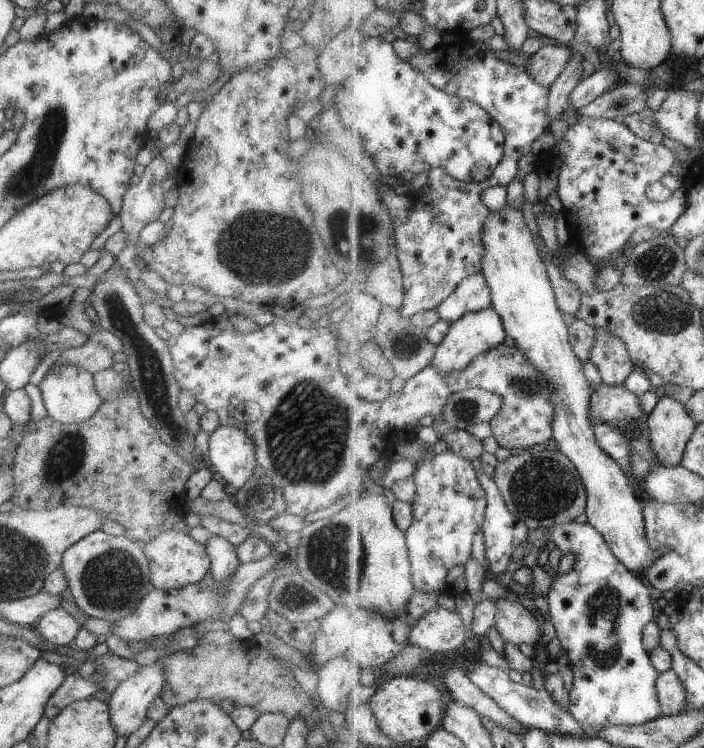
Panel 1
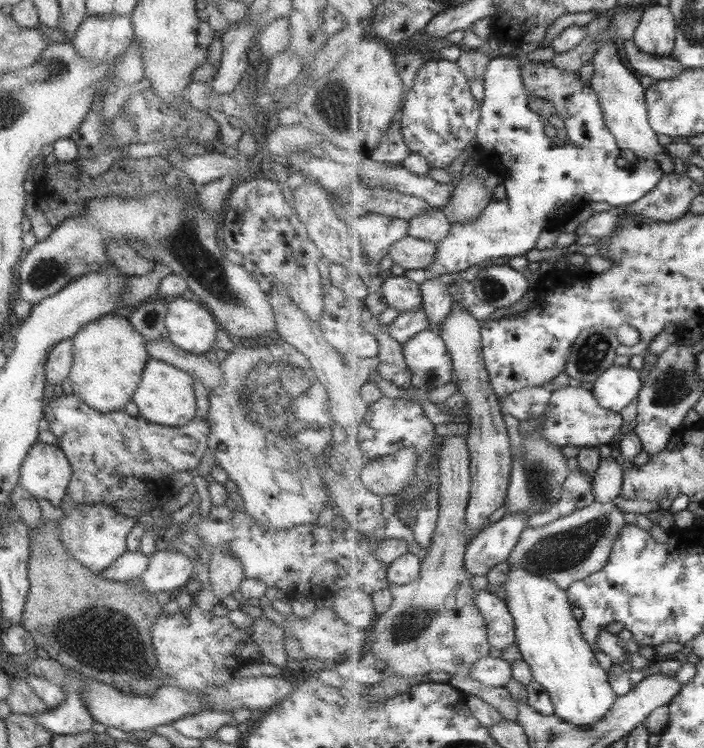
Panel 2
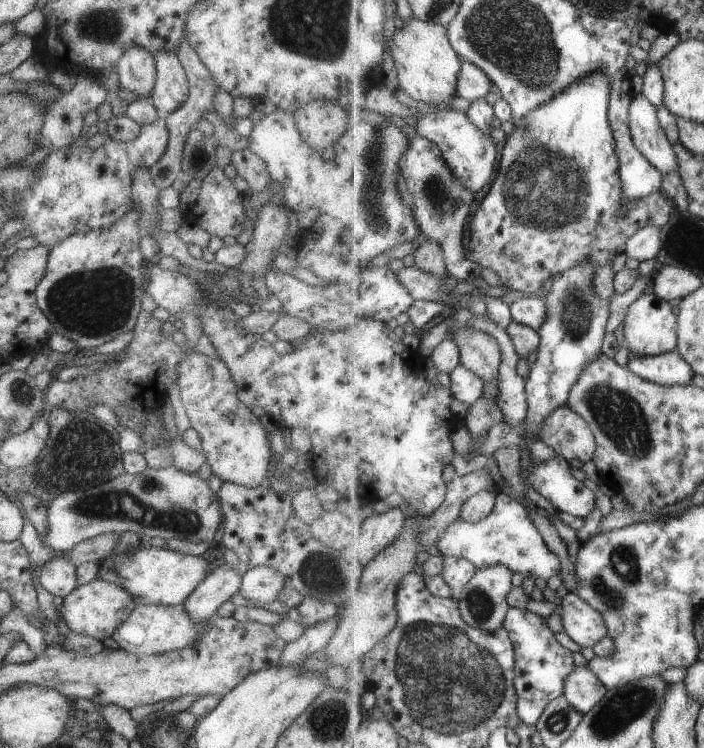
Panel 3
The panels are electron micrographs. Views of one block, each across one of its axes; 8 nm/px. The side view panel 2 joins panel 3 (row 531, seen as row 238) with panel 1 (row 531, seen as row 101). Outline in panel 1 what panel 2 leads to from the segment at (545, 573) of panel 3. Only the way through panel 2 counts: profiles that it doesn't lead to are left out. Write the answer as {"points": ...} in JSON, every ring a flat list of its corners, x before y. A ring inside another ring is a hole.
{"points":[[482,469,477,471,477,476,486,490,488,500,482,528,488,570,490,576,499,578,509,564,515,544,527,540,528,528,523,520,507,508,496,480,489,478],[588,521,585,523,569,522,555,525,550,527,551,533,547,539,555,542,563,554,569,554,573,552,577,556,577,564,575,568,569,572,569,574,554,574,552,582,547,593,549,616,551,618,552,624,555,628,556,640,560,642,561,647,566,649,566,654,570,659,571,667,573,669,575,678,573,686,569,691,569,696,571,700,571,706,569,710,571,714,585,726,591,725,593,728,605,728,606,726,621,725,621,726,643,726,647,722,653,722,656,718,661,718,664,714,664,710,661,710,661,699,658,696,657,690,657,679,659,678,660,672,656,669,656,666,652,662,650,652,645,648,644,645,644,630,645,627,653,620,655,616,655,608,653,608,653,598,649,594,649,588,643,584,645,578,633,574,629,568,625,566,616,556,613,554,612,547,609,546,605,536,593,526,593,524]]}

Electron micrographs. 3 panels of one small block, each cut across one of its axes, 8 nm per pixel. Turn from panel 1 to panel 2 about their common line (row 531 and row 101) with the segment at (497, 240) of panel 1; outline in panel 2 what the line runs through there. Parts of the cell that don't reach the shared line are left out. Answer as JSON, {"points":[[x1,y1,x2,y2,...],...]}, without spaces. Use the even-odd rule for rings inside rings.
{"points":[[599,53,591,63,594,66,591,86,599,96,607,126,616,135,618,145,623,150,631,150,637,160,653,160,665,152,650,122,646,88,641,86,641,80,635,76,635,72,631,72,621,58,599,58]]}

